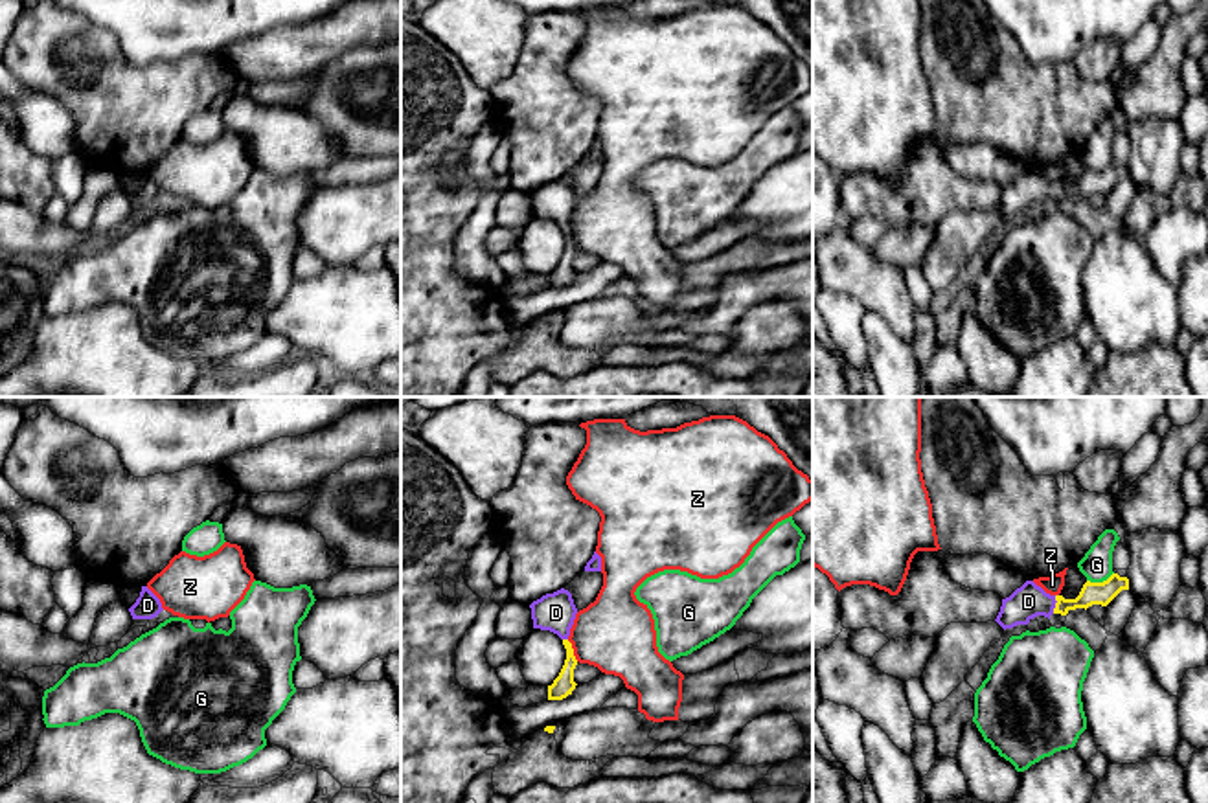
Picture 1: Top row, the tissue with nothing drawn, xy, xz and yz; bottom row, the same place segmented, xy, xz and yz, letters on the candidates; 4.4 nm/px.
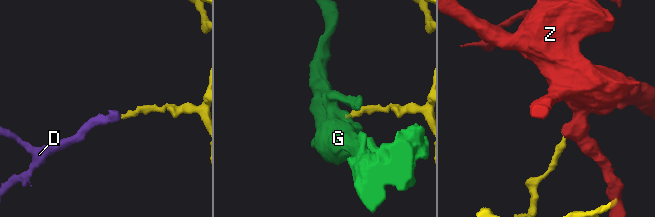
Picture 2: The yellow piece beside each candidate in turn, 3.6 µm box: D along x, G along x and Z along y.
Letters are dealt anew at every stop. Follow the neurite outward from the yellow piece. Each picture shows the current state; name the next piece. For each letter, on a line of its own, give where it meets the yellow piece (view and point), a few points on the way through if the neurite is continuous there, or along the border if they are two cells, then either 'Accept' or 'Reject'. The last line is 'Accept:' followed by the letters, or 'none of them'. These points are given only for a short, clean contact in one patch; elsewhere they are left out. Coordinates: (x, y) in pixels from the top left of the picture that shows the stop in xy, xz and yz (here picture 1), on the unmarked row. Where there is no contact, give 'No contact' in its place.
D: Touches yellow at yz (1056, 193). Path across: yz (1104, 180), (1078, 192), (1056, 193), (1028, 190). Accept
G: Touches yellow at yz (1100, 171). Boundary: yz (1113, 160), (1102, 169), (1087, 169). Reject
Z: Touches yellow at xz (572, 239). Boundary: xz (567, 228), (578, 248). Reject
Accept: D

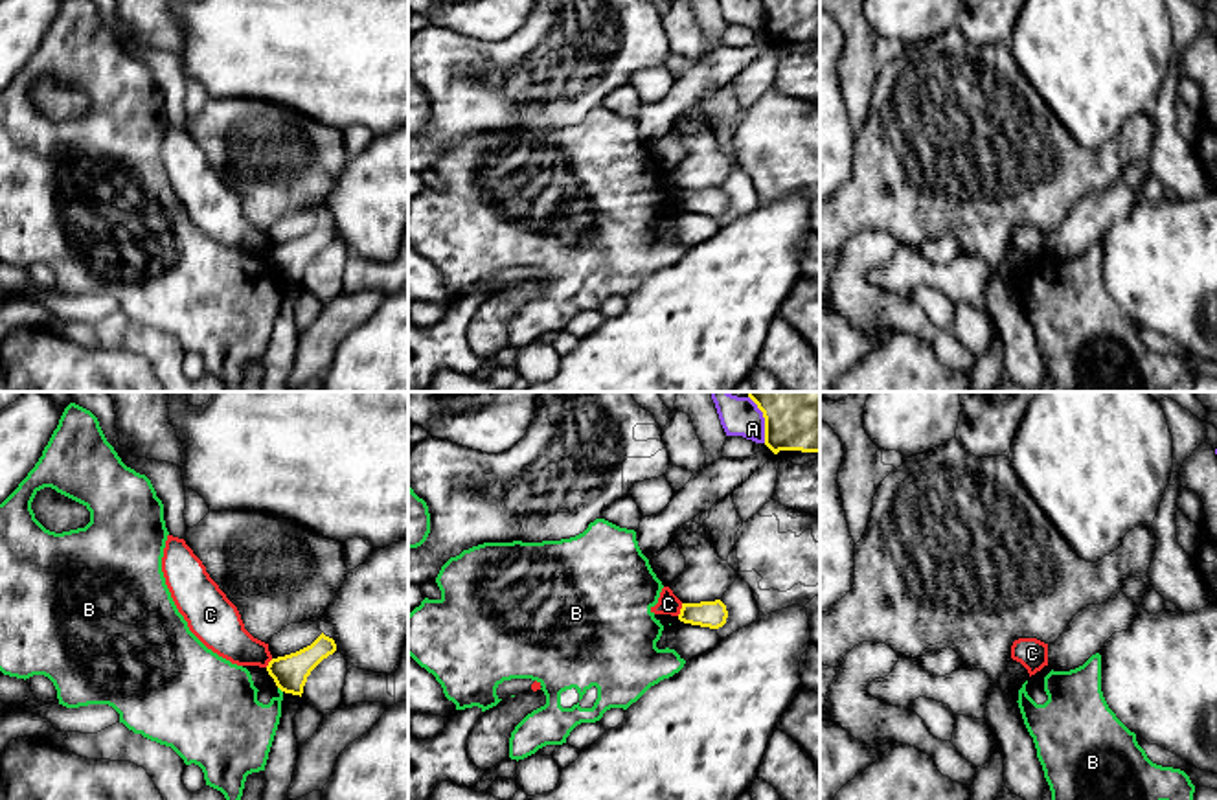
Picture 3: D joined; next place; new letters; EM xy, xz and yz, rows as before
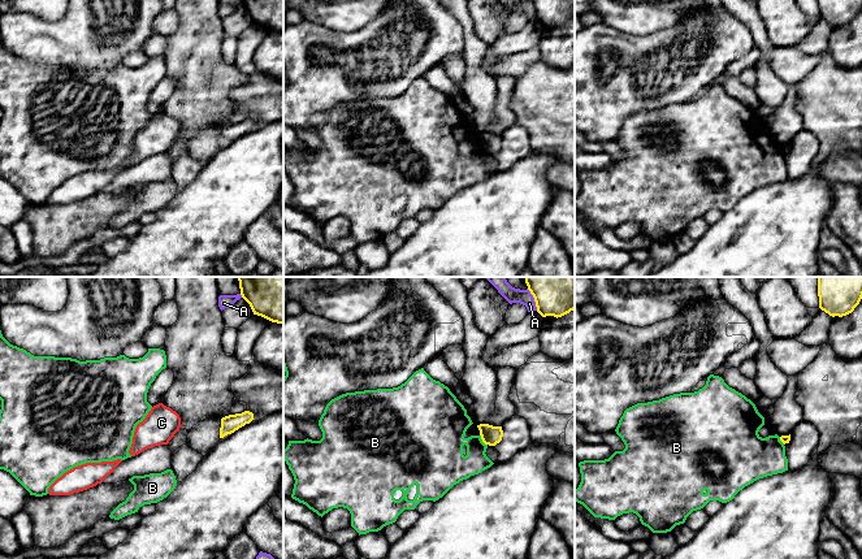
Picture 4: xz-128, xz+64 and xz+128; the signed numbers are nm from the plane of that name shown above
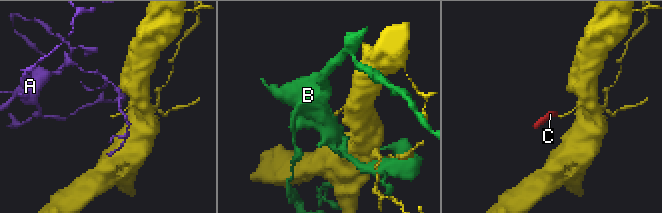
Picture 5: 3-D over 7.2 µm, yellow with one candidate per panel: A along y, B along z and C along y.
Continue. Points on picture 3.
A: Touches yellow at xz (765, 15). Boundary: xz (762, 0), (765, 30). Reject
B: Touches yellow at xy (280, 276). Reject
C: Touches yellow at xz (681, 197). Boundary: xz (682, 192), (677, 203). Reject
Accept: none of them

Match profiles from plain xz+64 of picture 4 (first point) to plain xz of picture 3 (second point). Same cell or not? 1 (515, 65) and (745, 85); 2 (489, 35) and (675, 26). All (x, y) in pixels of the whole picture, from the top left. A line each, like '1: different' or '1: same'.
1: same
2: same

